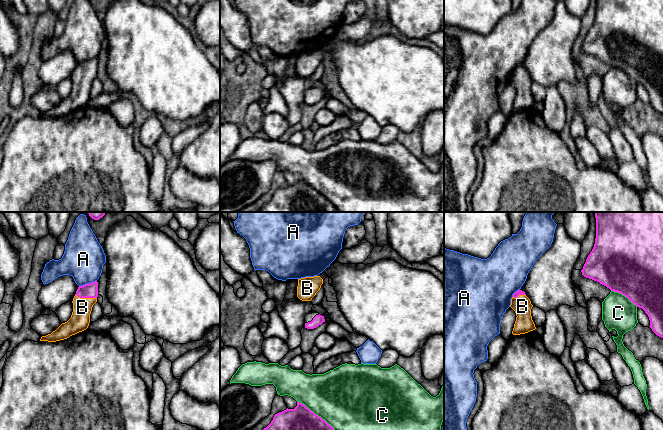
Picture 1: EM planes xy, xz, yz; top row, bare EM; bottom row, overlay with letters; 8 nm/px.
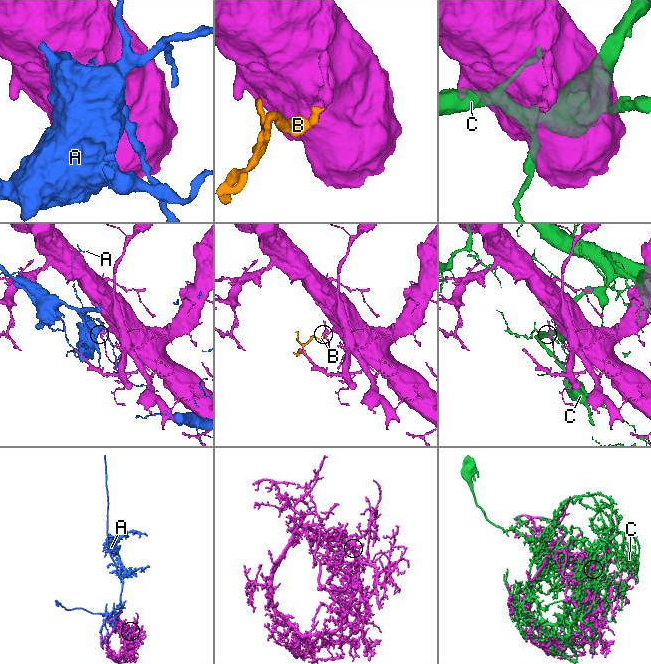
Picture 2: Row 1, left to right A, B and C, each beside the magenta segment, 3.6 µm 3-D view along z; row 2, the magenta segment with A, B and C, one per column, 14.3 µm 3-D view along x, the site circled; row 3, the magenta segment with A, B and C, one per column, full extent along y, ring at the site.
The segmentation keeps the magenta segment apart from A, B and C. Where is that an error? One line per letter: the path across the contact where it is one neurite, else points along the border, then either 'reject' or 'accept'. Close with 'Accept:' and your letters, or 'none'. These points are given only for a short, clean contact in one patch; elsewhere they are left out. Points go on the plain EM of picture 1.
A: reject
B: accept
C: reject
Accept: B

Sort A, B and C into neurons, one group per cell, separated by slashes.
A / B / C

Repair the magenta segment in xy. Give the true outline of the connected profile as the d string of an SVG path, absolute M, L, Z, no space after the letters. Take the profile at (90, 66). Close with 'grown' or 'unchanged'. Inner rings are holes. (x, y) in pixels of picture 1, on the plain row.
M98 58L79 62L73 74L73 88L71 94L62 99L55 107L42 112L40 117L56 118L69 114L86 106L90 99L93 81L97 78Z; grown

